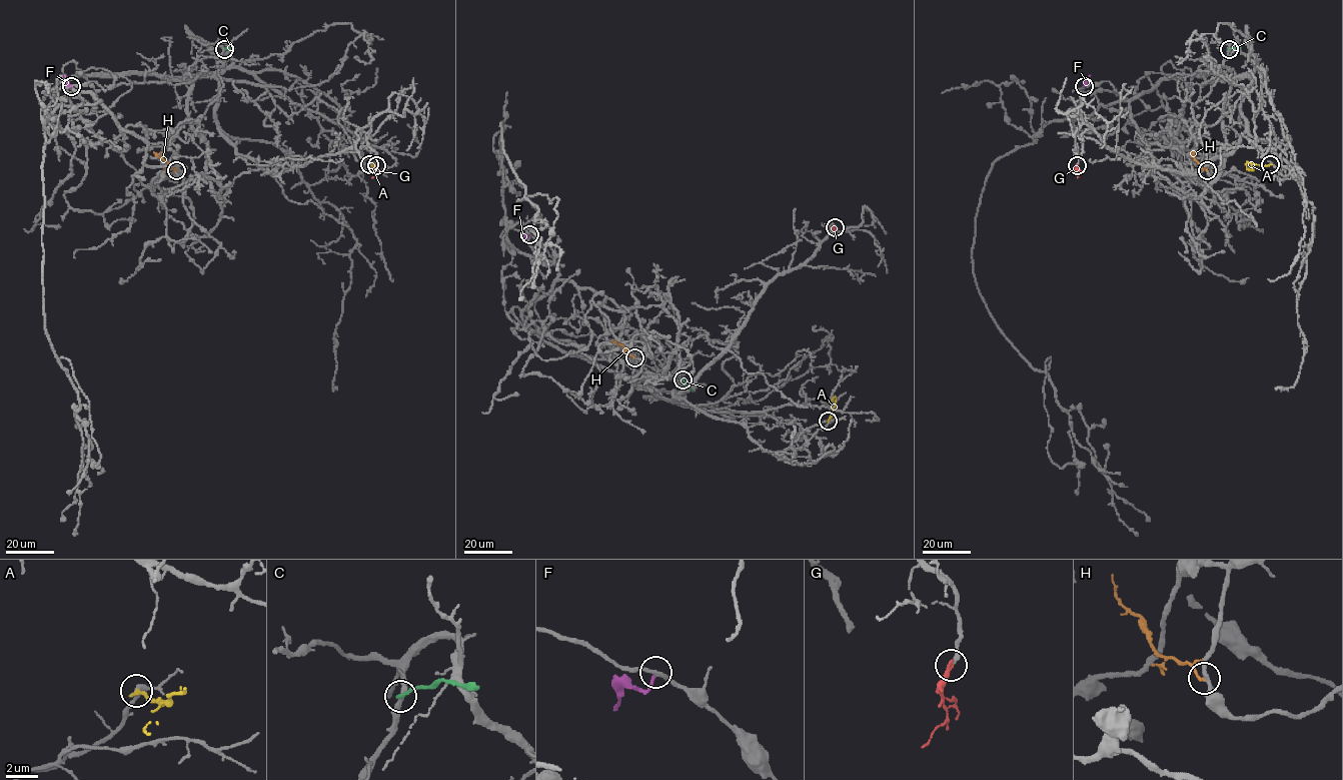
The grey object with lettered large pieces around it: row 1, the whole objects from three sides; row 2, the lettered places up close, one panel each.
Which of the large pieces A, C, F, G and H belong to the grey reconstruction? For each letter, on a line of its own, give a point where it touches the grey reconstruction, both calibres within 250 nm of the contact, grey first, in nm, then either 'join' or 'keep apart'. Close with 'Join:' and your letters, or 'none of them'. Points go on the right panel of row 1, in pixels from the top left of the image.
A: meets grey at (1270, 164); 300 nm thick on the grey side, 240 nm on the other; join
C: meets grey at (1229, 49); 300 nm thick on the grey side, 240 nm on the other; keep apart
F: meets grey at (1084, 86); 260 nm thick on the grey side, 190 nm on the other; keep apart
G: meets grey at (1077, 165); 240 nm thick on the grey side, 240 nm on the other; join
H: meets grey at (1207, 170); 280 nm thick on the grey side, 160 nm on the other; keep apart
Join: A, G

